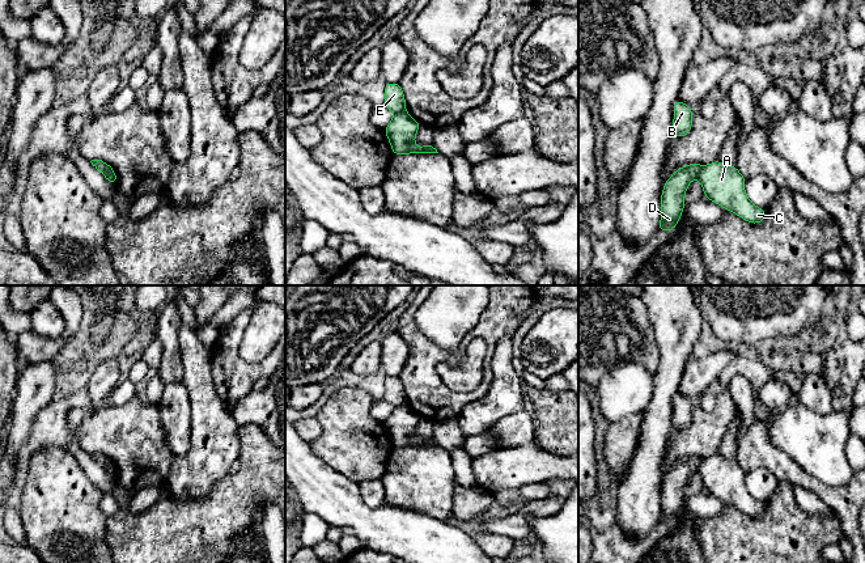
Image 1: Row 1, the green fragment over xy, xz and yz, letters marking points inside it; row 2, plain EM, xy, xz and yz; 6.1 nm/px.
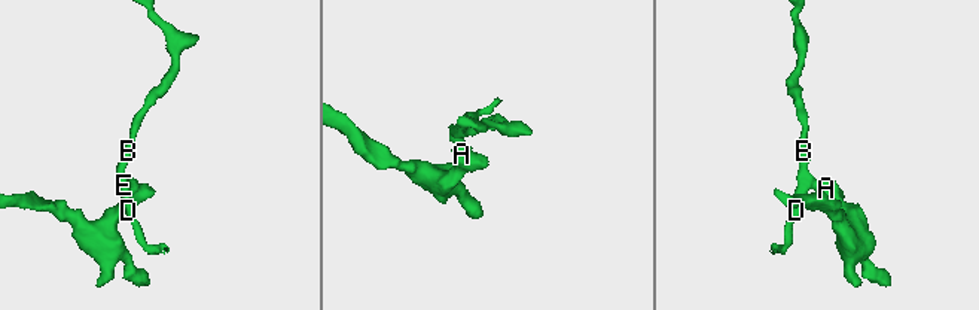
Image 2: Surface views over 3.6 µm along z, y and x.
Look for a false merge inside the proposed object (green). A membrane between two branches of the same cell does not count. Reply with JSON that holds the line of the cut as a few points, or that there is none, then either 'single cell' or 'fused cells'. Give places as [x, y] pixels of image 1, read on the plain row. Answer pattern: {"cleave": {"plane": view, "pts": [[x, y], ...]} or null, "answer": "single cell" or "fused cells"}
{"cleave": {"plane": "yz", "pts": [[702, 458], [696, 470]]}, "answer": "fused cells"}

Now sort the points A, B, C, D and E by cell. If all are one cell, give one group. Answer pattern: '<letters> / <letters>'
A C / B D E

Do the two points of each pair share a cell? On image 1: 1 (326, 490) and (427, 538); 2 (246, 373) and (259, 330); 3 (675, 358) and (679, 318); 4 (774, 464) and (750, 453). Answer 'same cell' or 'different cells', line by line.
1: same cell
2: different cells
3: same cell
4: same cell

